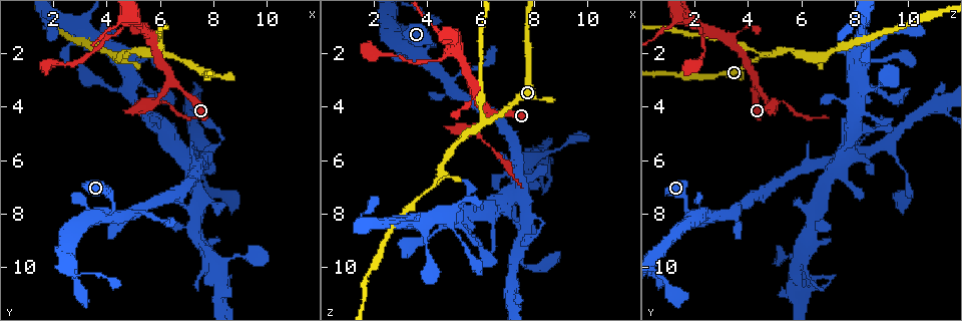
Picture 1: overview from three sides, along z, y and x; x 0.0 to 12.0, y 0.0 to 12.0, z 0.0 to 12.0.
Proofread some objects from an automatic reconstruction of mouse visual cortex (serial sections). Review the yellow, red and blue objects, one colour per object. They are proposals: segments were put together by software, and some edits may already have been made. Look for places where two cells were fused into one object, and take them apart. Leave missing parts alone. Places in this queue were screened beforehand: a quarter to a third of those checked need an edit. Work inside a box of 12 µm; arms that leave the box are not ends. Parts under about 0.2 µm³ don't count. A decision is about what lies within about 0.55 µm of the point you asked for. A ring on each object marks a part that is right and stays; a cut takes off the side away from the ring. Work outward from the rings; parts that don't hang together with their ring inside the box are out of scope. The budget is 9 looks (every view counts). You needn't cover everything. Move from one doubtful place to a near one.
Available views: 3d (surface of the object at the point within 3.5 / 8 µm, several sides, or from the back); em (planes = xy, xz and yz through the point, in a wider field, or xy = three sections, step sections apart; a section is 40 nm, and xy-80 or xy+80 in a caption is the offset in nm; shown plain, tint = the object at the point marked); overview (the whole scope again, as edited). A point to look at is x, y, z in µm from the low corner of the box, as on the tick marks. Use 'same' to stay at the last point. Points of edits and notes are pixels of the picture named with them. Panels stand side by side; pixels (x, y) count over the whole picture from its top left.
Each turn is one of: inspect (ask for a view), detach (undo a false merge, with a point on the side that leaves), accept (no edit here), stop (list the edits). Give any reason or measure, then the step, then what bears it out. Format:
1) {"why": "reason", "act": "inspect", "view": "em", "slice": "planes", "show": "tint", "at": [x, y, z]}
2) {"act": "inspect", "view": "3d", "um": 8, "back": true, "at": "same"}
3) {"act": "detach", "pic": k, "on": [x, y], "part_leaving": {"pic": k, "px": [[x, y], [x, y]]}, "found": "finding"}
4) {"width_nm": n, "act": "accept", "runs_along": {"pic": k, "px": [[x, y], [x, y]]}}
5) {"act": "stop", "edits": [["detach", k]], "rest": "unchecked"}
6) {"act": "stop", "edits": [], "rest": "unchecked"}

{"why": "two arms in line, one across", "act": "inspect", "view": "3d", "um": 3.5, "at": [6.2, 2.1, 4.5]}

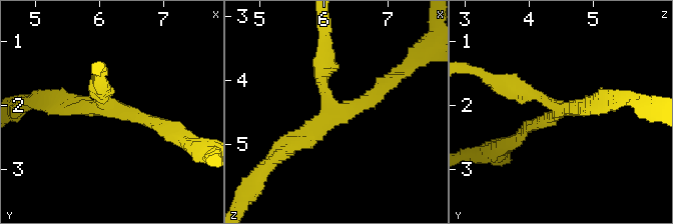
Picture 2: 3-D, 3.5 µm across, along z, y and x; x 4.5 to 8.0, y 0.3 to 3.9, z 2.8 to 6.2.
{"arms": 3, "arm_widths_nm": [200, 250, 250], "act": "inspect", "view": "em", "slice": "xy", "step": 5, "show": "plain", "at": [6.20, 2.05, 4.50]}

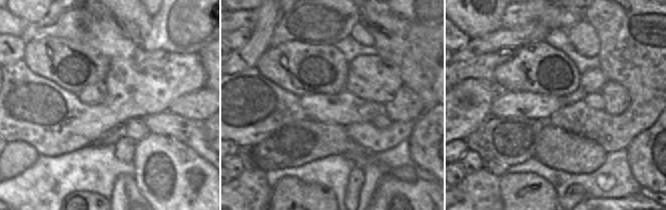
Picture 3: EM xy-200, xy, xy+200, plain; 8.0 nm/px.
{"act": "inspect", "view": "em", "slice": "xy", "step": 5, "show": "tint", "at": "same"}

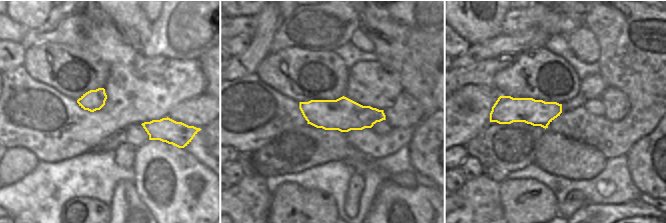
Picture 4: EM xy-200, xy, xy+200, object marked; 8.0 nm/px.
{"act": "accept", "runs_along": {"pic": 2, "px": [[393, 81], [281, 152]]}, "found": "one cell here"}

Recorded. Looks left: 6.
{"why": "calibre changes", "act": "inspect", "view": "3d", "um": 3.5, "at": [4.5, 0.9, 1.2]}

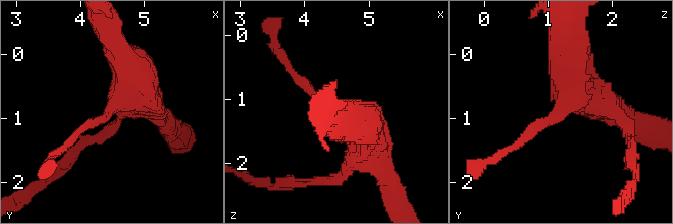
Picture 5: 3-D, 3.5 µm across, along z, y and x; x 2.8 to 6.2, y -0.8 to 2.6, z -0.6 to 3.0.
{"arm_widths_nm": [100, 400], "why": "now the EM", "act": "inspect", "view": "em", "slice": "xy", "step": 2, "show": "tint", "at": [4.50, 0.85, 1.20]}

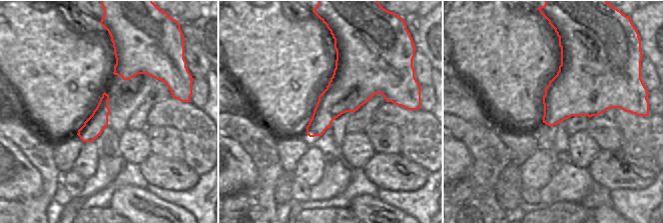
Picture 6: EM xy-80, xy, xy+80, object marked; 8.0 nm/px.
{"why": "cut it another way", "act": "inspect", "view": "em", "slice": "planes", "show": "tint", "at": "same"}

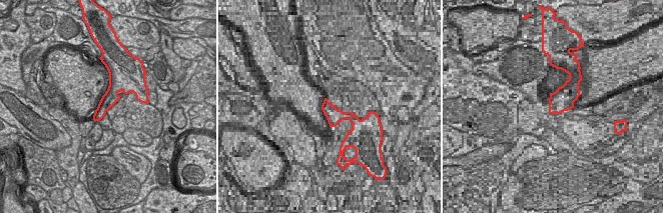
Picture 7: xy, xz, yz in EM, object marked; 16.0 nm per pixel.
{"act": "accept", "runs_along": {"pic": 7, "px": [[112, 76], [111, 96], [96, 118]]}, "found": "continuous, no second cell"}

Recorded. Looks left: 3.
{"why": "four or more arms meet", "act": "inspect", "view": "3d", "um": 3.5, "at": [7.2, 6.2, 7.5]}

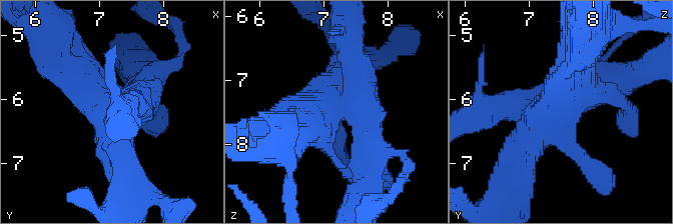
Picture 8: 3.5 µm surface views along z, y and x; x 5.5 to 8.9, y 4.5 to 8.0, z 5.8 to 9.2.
{"act": "inspect", "view": "em", "slice": "xy", "step": 2, "show": "tint", "at": [7.10, 6.15, 7.45]}

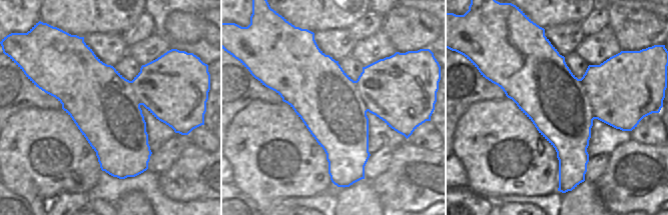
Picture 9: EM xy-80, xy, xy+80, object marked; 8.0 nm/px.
{"act": "detach", "pic": 8, "on": [549, 126], "part_leaving": {"pic": 8, "px": [[107, 106], [92, 94], [64, 39]]}, "found": "two cells meet here"}

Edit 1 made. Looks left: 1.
{"why": "thin neck", "act": "inspect", "view": "3d", "um": 3.5, "at": [7.1, 3.9, 11.2]}

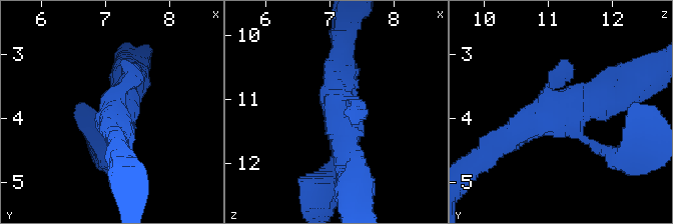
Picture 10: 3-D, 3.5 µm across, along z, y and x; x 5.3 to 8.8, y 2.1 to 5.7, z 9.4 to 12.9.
{"act": "accept", "runs_along": {"pic": 10, "px": [[508, 140], [593, 103], [610, 75]]}, "found": "all the same cell"}

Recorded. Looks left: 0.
{"act": "stop", "edits": [["detach", 8]], "rest": "unchecked"}

